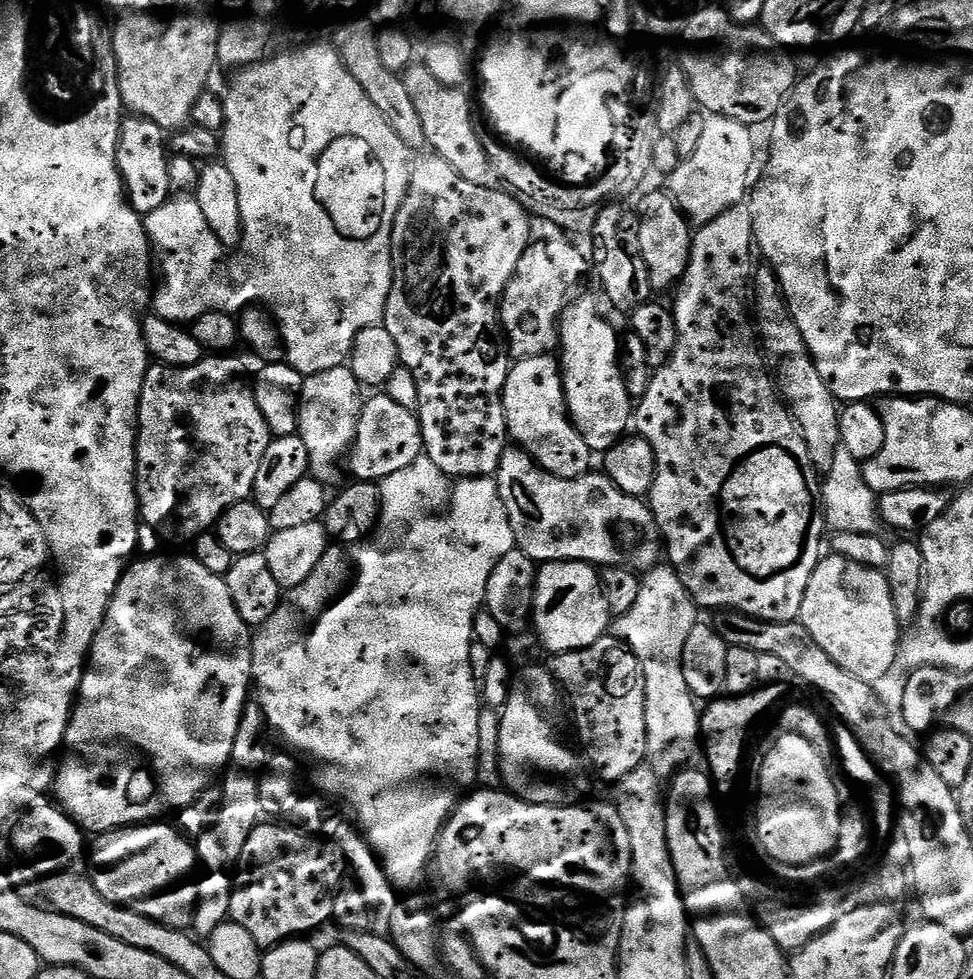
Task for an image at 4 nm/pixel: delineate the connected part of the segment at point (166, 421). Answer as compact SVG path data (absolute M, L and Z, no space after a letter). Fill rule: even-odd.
M212 354L199 360L189 368L165 368L163 366L149 367L142 394L140 395L140 418L136 430L136 503L138 516L141 521L150 526L159 534L161 541L185 540L191 542L202 535L211 532L222 518L222 514L230 506L249 499L254 486L254 477L258 475L258 465L262 462L262 454L266 454L266 446L274 439L268 428L267 420L255 401L253 385L244 377L244 368L235 360L232 354Z

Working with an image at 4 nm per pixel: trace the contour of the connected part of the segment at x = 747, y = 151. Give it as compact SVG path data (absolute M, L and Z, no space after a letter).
M709 115L706 119L706 130L694 154L681 159L678 170L674 170L666 178L666 190L676 199L678 206L693 225L709 224L735 204L745 203L750 192L750 181L753 179L752 167L756 164L756 140L752 137L753 129L747 124L738 122L734 118Z

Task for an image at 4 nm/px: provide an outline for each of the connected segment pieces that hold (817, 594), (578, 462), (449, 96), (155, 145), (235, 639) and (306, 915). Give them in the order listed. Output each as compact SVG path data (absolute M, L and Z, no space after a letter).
M835 554L825 555L810 578L810 586L806 586L806 598L802 598L802 610L800 611L798 620L799 623L806 626L810 638L814 638L814 642L818 642L818 646L822 646L822 650L826 650L826 654L830 654L830 658L834 658L834 662L838 662L838 666L842 666L842 670L854 674L854 678L862 678L862 682L873 686L879 685L879 680L882 679L892 667L897 667L900 641L902 639L902 622L896 616L894 602L890 594L890 586L888 585L888 578L883 571L875 568L867 568L858 562L847 560L845 556L838 556Z
M555 355L518 360L509 367L504 387L504 413L509 437L550 474L573 480L586 475L593 467L593 450L586 446L582 434L578 434L568 415L564 374Z
M422 62L413 63L403 73L403 77L406 82L406 91L409 92L414 106L418 110L418 118L422 122L424 144L432 147L429 149L435 155L446 158L446 162L450 162L450 166L454 166L454 170L458 170L458 174L462 174L462 178L466 178L466 182L485 183L489 179L487 176L490 176L490 165L486 150L482 150L482 142L478 142L478 134L474 134L473 111L468 101L469 93L463 87L451 88L438 82L438 78L434 78L434 74L430 74L430 70L426 70L426 66Z
M129 115L120 125L116 165L121 178L124 179L124 191L128 203L142 218L147 218L154 210L158 210L158 206L165 204L173 195L168 169L170 152L164 149L164 136L166 136L165 129L158 127L144 116Z
M157 554L137 559L129 564L124 577L118 582L110 606L106 610L102 630L98 630L98 638L94 638L90 667L82 678L80 695L76 697L76 706L72 709L72 720L68 723L68 729L64 735L66 751L58 764L54 793L56 792L57 798L60 799L59 807L88 834L92 832L107 834L122 828L156 822L167 817L164 816L167 812L175 814L182 808L191 808L196 803L196 799L215 781L212 779L216 775L217 779L227 769L228 759L234 750L234 738L238 738L238 726L244 713L244 705L250 700L250 689L254 684L252 678L253 633L250 631L250 625L242 622L242 614L238 614L234 606L234 598L230 598L227 579L218 574L210 574L210 570L206 570L206 566L202 566L202 562L198 562L191 554L164 555Z
M261 822L256 825L256 829L252 831L250 839L246 841L246 846L242 849L242 858L236 864L232 882L232 897L230 898L230 910L228 911L231 923L242 926L242 930L246 930L246 934L250 934L250 938L254 938L254 942L262 950L277 948L279 944L284 944L287 940L307 937L309 934L312 934L308 932L314 931L315 928L322 927L326 922L329 923L334 914L336 896L342 891L346 884L346 881L344 881L344 872L346 876L346 856L341 849L339 852L339 850L335 848L337 846L335 843L310 836L299 827L293 826L293 828L283 828L280 824L283 823Z

